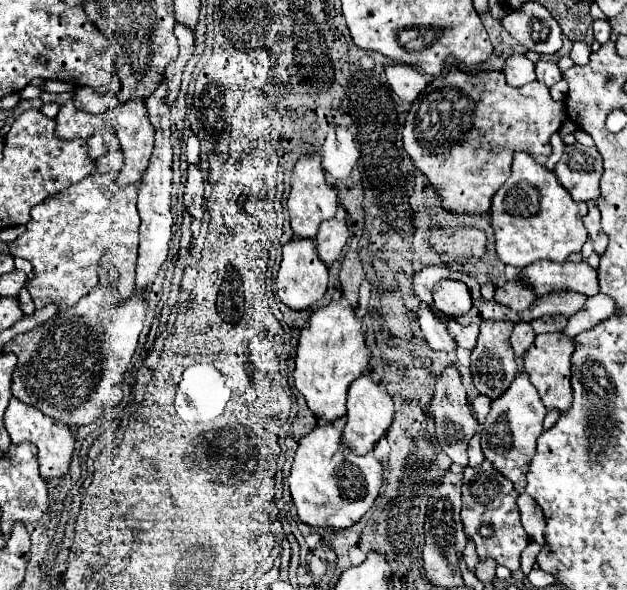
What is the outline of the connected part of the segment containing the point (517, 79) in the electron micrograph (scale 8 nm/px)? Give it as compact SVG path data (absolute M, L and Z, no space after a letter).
M515 54L505 62L503 74L507 76L509 86L523 86L535 80L535 64L527 56Z

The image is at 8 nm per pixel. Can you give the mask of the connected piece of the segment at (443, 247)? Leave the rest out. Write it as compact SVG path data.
M441 228L431 230L431 244L437 252L447 252L455 258L479 258L485 254L485 234L477 228L461 228L453 236L447 236Z

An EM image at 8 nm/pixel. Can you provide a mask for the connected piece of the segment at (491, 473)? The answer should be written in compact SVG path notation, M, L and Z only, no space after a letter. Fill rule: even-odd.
M483 460L483 464L479 464L479 466L473 466L473 468L465 466L461 490L463 490L463 508L461 508L463 528L465 528L467 538L475 544L479 560L483 562L487 558L493 558L497 564L507 566L509 570L519 570L519 554L529 544L529 538L527 538L521 522L519 522L519 508L515 504L517 492L513 490L513 482L509 482L509 478L505 478L489 460Z

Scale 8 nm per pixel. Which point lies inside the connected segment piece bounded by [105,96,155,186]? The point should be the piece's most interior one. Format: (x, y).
(131, 122)

